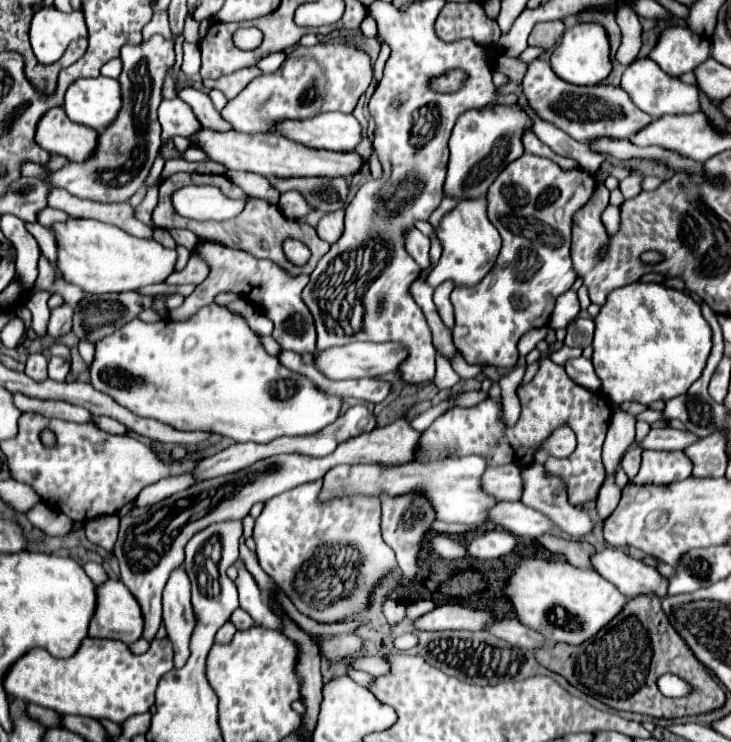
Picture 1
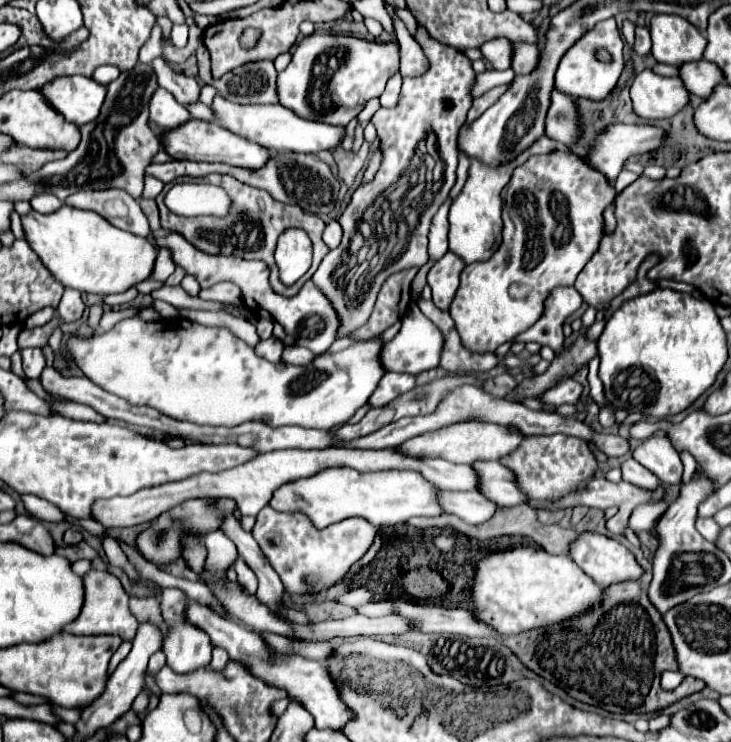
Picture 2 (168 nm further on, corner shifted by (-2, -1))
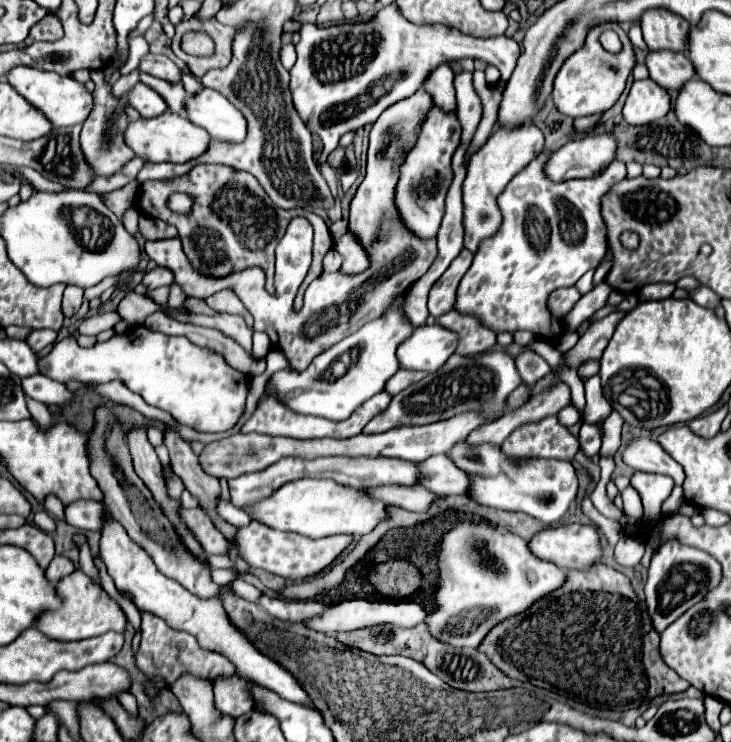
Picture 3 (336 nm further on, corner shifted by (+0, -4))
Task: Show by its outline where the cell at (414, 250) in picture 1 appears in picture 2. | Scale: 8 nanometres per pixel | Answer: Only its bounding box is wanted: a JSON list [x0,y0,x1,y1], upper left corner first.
[427,251,463,311]

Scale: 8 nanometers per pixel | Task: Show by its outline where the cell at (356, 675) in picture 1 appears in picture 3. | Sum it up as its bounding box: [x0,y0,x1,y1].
[233,580,261,604]

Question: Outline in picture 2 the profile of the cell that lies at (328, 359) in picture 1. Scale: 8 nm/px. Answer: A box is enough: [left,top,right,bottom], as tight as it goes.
[381,303,443,375]

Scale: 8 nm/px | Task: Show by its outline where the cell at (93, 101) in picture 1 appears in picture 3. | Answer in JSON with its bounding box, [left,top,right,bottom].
[7,66,93,126]

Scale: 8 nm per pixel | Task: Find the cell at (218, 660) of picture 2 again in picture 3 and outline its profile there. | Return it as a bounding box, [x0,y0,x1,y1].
[213,676,253,718]

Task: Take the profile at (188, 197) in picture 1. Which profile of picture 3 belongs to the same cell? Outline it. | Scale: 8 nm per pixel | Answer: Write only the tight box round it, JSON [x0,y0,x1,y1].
[169,194,193,214]

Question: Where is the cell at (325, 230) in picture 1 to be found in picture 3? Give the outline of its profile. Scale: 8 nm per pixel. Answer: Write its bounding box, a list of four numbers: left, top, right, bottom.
[323,248,341,272]

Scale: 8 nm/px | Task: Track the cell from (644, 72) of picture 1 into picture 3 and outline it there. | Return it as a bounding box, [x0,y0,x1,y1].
[623,78,671,126]

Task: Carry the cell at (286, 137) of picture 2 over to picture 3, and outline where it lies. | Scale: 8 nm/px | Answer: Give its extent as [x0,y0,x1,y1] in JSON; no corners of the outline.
[187,88,247,144]

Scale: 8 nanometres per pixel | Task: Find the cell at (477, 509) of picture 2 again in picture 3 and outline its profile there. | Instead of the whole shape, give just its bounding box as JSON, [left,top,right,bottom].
[367,484,443,512]

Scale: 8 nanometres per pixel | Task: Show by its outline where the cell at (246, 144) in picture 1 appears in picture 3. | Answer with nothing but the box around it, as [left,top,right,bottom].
[125,112,209,164]

